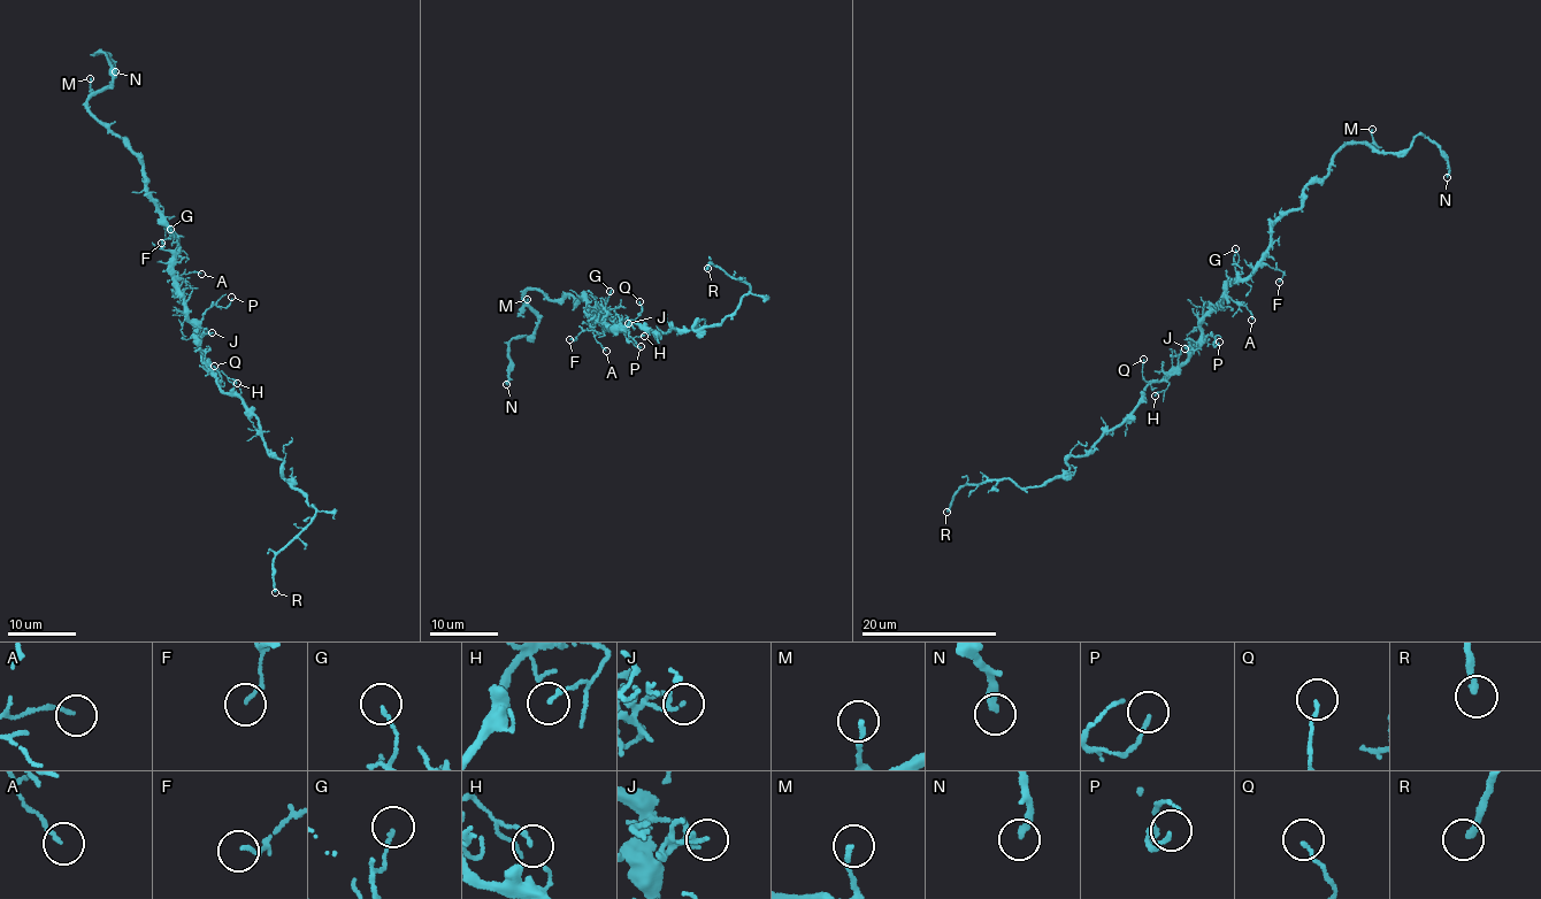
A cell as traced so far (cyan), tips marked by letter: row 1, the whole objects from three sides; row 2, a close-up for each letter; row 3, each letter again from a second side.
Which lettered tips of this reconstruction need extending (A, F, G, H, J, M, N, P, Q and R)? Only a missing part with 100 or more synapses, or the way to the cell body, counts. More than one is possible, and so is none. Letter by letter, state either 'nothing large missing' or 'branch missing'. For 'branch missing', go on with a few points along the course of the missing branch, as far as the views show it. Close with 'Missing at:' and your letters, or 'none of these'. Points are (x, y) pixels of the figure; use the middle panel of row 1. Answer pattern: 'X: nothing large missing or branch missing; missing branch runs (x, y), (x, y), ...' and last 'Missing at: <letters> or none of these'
A: nothing large missing
F: nothing large missing
G: nothing large missing
H: nothing large missing
J: nothing large missing
M: nothing large missing
N: nothing large missing
P: nothing large missing
Q: nothing large missing
R: branch missing
Missing at: R

